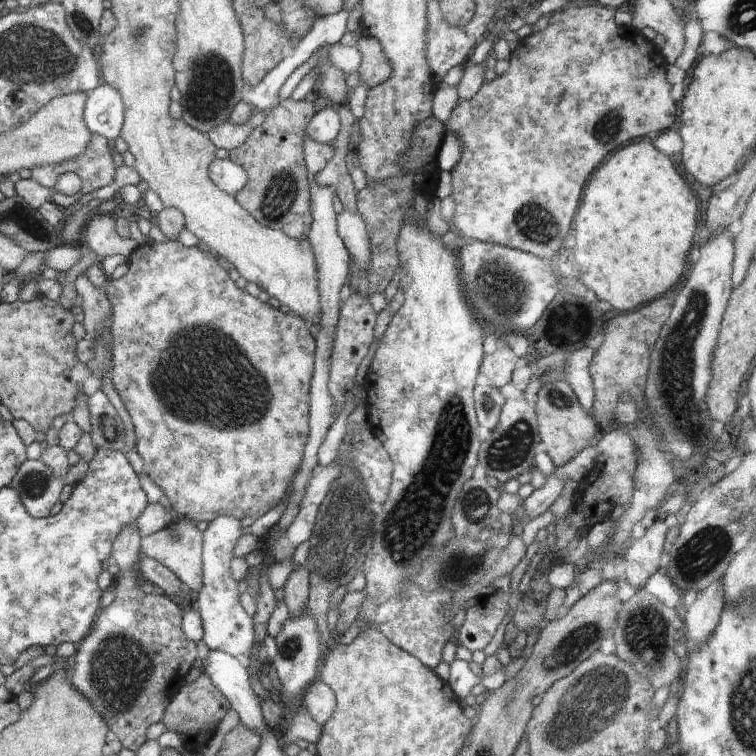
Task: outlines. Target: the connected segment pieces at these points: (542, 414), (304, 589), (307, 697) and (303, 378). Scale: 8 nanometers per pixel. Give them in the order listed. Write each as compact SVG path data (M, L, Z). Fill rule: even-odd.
M561 378L560 382L552 382L540 388L535 408L540 439L556 468L571 462L584 448L591 446L601 436L602 429L595 424L590 413L586 414L582 410L578 396Z
M305 565L294 567L283 589L283 602L290 610L290 618L300 616L307 609L309 598L309 572Z
M315 680L303 691L299 703L312 714L314 721L322 726L330 720L337 704L332 688L319 680Z
M149 240L148 243L139 246L130 254L127 258L128 273L125 276L118 280L109 280L104 286L105 294L107 295L110 307L111 307L111 319L110 319L110 338L111 338L111 350L112 350L112 370L110 374L111 382L116 390L116 393L120 396L128 415L130 416L134 429L135 429L135 452L142 458L144 461L144 470L143 472L150 477L152 482L158 486L164 492L168 500L172 504L174 511L180 515L181 518L186 518L189 520L206 521L208 523L214 521L219 516L226 516L230 514L232 518L236 520L241 520L246 516L250 516L255 521L266 514L270 509L279 504L284 500L286 494L290 489L291 482L302 464L302 458L304 456L304 450L306 442L308 442L308 436L310 434L309 428L309 406L310 406L310 390L311 382L315 370L314 365L314 356L316 356L316 342L314 338L314 330L302 320L302 318L296 316L296 314L291 311L284 314L280 310L273 308L268 303L264 303L259 300L257 297L251 296L245 289L242 290L238 288L234 281L229 276L229 272L224 270L217 262L217 256L210 252L200 250L197 246L192 246L187 248L183 246L179 241L166 240L162 243L156 243Z

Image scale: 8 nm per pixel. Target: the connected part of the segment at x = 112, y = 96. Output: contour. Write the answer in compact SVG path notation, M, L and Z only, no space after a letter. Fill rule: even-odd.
M105 84L85 92L84 122L98 136L111 145L120 137L124 122L124 100L120 92Z

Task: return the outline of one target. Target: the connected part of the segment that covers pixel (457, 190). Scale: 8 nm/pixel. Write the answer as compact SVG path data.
M574 6L568 10L554 12L548 17L550 18L548 28L518 41L518 46L511 52L511 65L507 72L497 75L494 80L485 81L480 91L472 98L459 99L456 102L456 107L452 110L445 128L458 136L462 144L462 155L451 171L451 191L447 195L456 204L451 222L462 238L518 248L521 252L530 252L538 258L554 256L556 260L557 255L564 248L564 236L568 234L574 214L578 210L578 202L586 186L586 180L590 178L594 168L606 158L606 154L618 150L630 138L632 140L644 138L648 134L672 129L670 126L676 122L678 112L676 112L676 102L671 96L671 84L667 80L668 63L664 56L652 41L648 41L631 25L618 26L615 23L614 10L604 6Z

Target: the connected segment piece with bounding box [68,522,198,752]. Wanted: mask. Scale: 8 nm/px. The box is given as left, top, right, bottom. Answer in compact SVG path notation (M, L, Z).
M137 522L128 524L116 536L112 544L111 562L115 563L120 571L115 576L111 588L115 595L114 602L100 610L95 618L92 632L75 645L75 653L68 663L74 668L74 674L69 682L82 696L86 696L94 704L94 710L98 710L98 714L108 724L111 736L119 740L124 749L133 752L137 752L138 748L147 742L148 728L154 723L163 721L166 708L184 685L186 676L198 658L197 646L188 641L181 630L183 613L180 608L161 591L153 594L142 592L144 580L137 570L141 554L140 544L142 544L142 537Z

